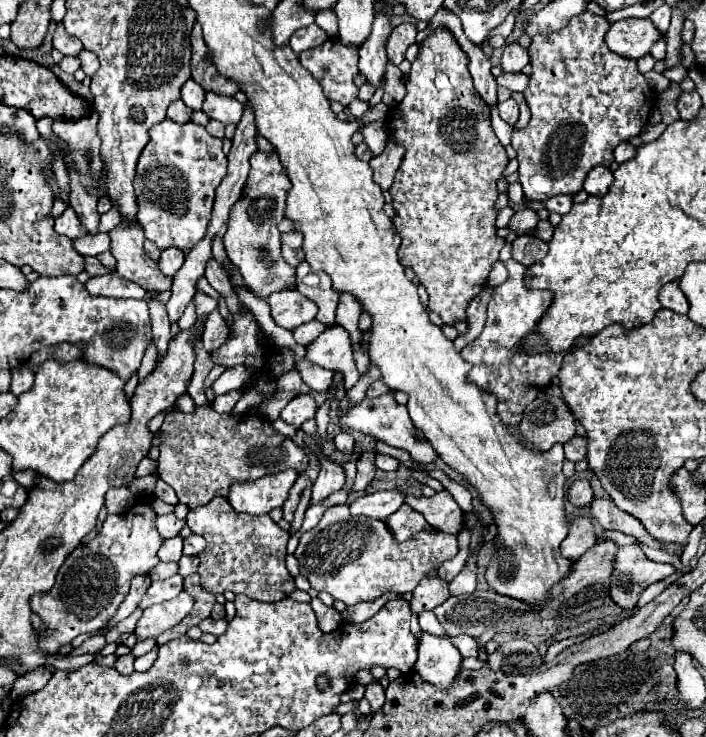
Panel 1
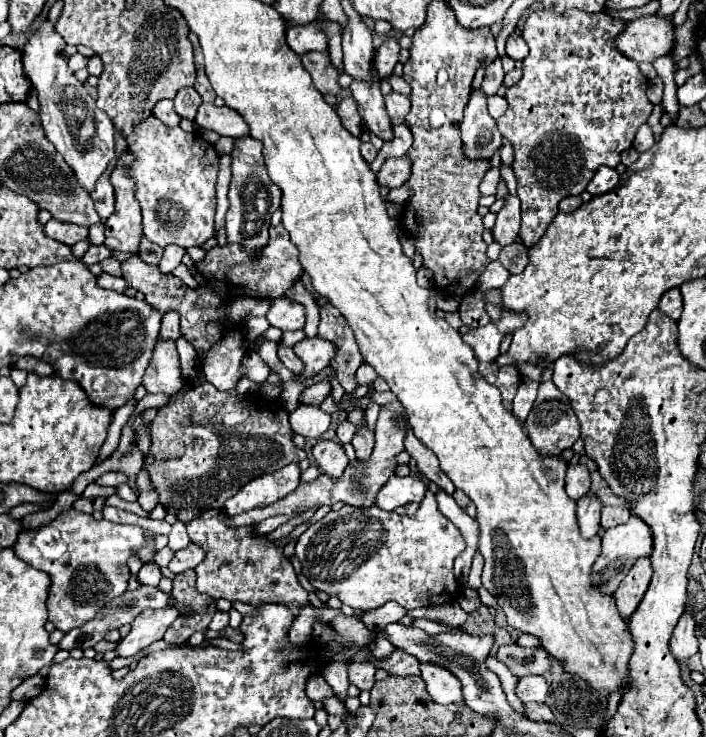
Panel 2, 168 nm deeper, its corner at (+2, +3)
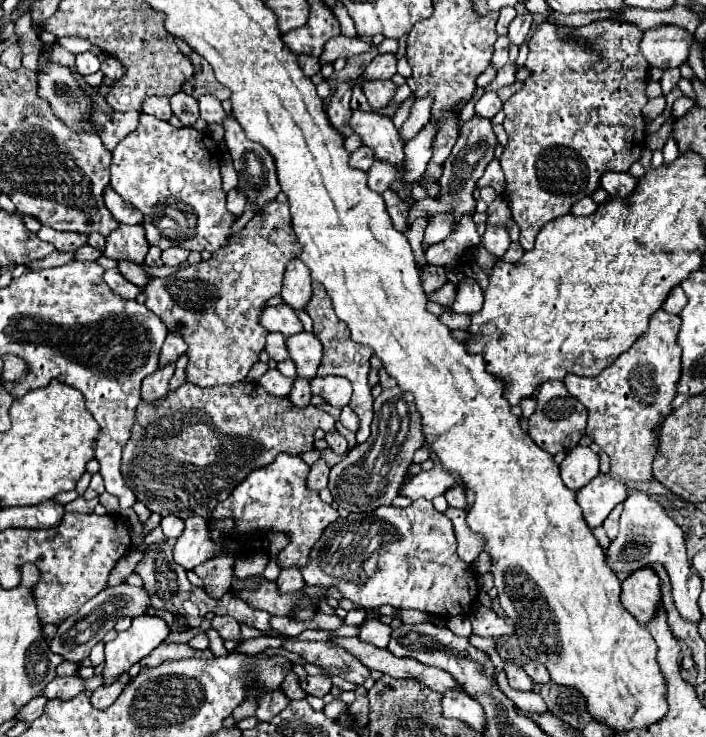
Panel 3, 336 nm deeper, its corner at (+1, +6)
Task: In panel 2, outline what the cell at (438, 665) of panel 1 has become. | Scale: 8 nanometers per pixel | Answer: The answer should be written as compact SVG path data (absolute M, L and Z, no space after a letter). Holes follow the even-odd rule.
M422 665L422 679L432 701L440 705L464 703L460 681L452 673L446 673L446 669L438 669L438 665Z

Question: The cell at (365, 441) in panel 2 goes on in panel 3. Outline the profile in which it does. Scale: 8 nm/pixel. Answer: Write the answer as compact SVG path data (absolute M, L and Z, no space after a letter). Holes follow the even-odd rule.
M313 282L313 298L307 304L307 314L313 320L313 334L321 340L323 344L323 360L321 366L317 370L317 376L327 376L327 374L335 374L335 376L345 376L351 384L353 384L353 398L351 398L351 406L353 412L359 416L359 430L357 430L357 442L365 442L369 438L369 426L373 420L373 396L371 396L371 386L367 384L367 374L371 370L369 366L369 358L371 358L371 348L367 346L359 346L357 342L351 340L347 324L341 322L331 306L331 298L327 296L327 292L323 290L323 286L319 286L317 282Z

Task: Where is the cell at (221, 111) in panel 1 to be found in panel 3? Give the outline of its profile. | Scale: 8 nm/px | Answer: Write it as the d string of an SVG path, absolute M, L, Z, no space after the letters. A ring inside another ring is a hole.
M211 96L199 98L199 110L201 110L201 118L207 124L221 124L229 118L229 114L223 110L221 102L217 98L211 98Z

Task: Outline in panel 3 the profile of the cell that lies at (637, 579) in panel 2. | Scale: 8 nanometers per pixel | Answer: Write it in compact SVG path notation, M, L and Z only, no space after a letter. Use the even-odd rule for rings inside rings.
M643 566L621 582L621 602L641 624L649 622L659 602L659 576L653 568Z

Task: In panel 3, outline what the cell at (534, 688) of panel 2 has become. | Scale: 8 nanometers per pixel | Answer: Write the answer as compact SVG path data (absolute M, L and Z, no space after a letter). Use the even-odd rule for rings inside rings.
M507 664L505 666L505 672L507 672L507 680L509 680L509 686L515 688L515 690L521 690L521 692L529 692L533 690L535 682L531 682L531 678L527 678L527 672L517 666L517 664Z

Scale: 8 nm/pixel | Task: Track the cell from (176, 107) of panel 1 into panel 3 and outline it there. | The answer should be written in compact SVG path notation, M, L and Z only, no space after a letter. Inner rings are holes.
M161 96L147 98L147 100L143 102L141 112L145 112L145 114L153 114L155 118L161 118L161 120L169 120L169 118L173 116L171 106L169 106L169 100L167 100L167 98L161 98Z

